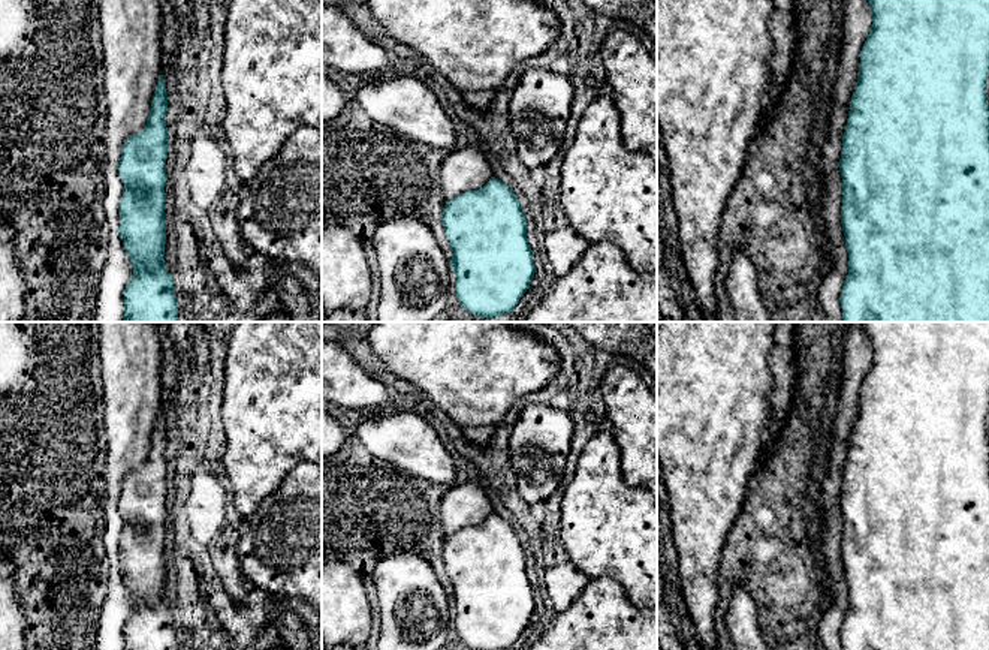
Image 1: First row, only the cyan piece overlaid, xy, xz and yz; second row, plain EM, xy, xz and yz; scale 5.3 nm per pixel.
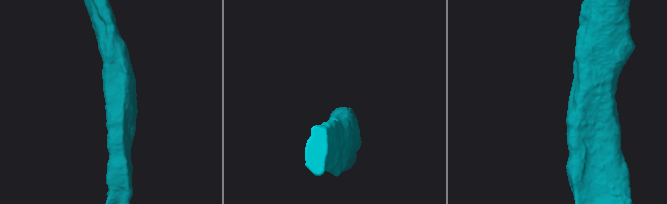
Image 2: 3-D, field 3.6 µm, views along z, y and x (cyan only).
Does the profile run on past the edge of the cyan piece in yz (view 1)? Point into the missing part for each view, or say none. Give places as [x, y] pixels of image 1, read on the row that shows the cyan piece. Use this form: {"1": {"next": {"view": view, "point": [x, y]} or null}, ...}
{"1": {"next": null}}

